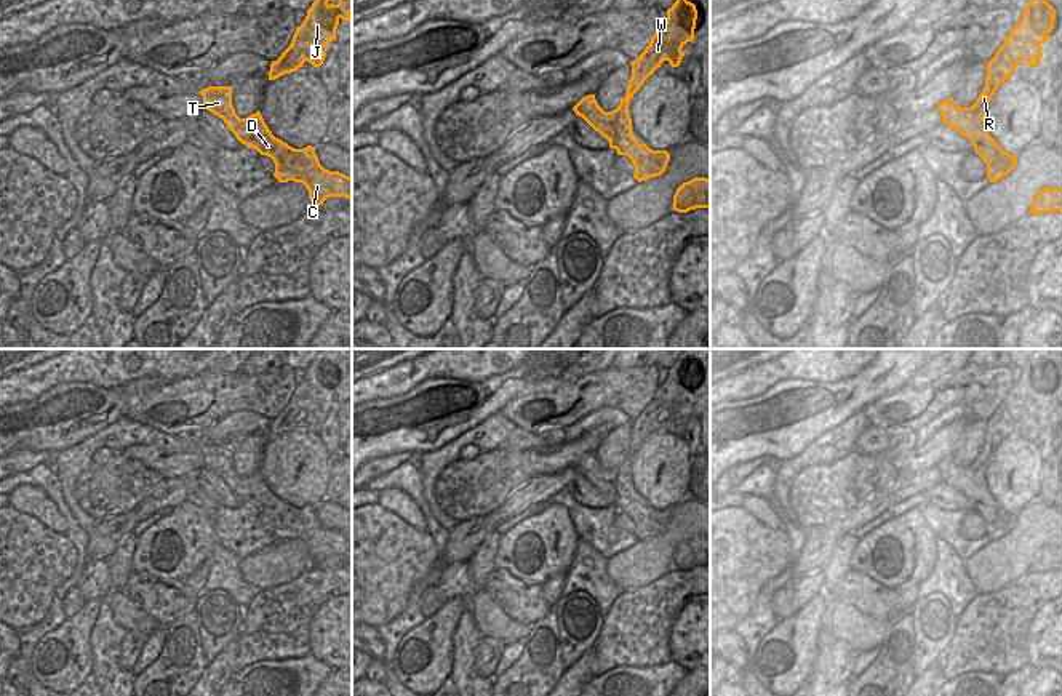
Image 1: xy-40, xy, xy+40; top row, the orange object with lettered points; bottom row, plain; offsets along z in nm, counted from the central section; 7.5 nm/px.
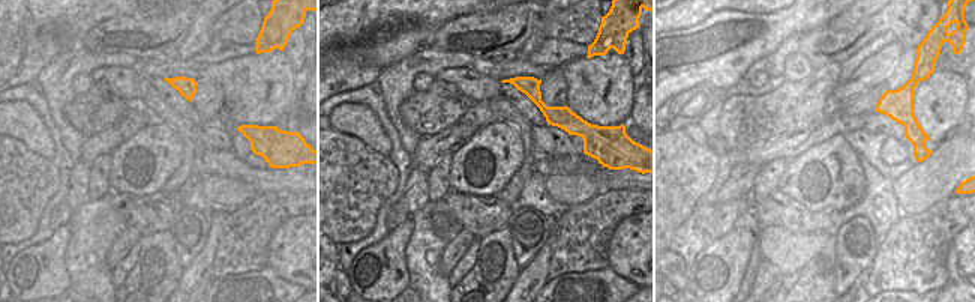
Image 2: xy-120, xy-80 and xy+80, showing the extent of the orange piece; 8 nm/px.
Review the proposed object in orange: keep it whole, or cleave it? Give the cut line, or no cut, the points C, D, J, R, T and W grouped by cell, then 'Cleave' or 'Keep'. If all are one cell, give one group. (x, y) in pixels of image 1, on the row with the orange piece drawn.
No split. Groups: C D J R T W. Keep

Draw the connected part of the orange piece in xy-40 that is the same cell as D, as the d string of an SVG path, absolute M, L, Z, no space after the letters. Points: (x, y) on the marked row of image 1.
M208 86L200 94L203 96L203 107L222 118L242 144L273 160L273 176L278 182L302 182L313 206L323 205L329 197L352 200L352 178L325 170L318 162L315 147L294 149L275 138L259 110L240 118L232 106L232 86Z

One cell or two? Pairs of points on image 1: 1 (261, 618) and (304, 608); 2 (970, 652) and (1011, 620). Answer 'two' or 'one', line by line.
1: one
2: one

